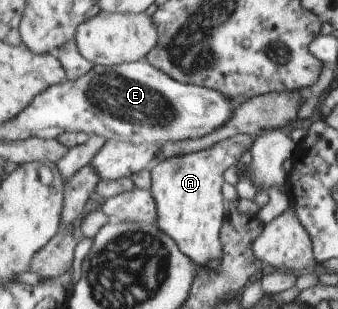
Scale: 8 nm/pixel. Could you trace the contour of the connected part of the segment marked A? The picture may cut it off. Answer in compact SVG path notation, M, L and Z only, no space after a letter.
M238 134L222 139L208 149L189 154L176 155L162 161L156 161L151 167L151 190L157 201L156 224L168 237L172 237L177 245L198 267L208 265L214 259L222 257L221 228L224 227L224 199L222 199L222 175L234 165L244 151L251 151L252 139L248 134Z

